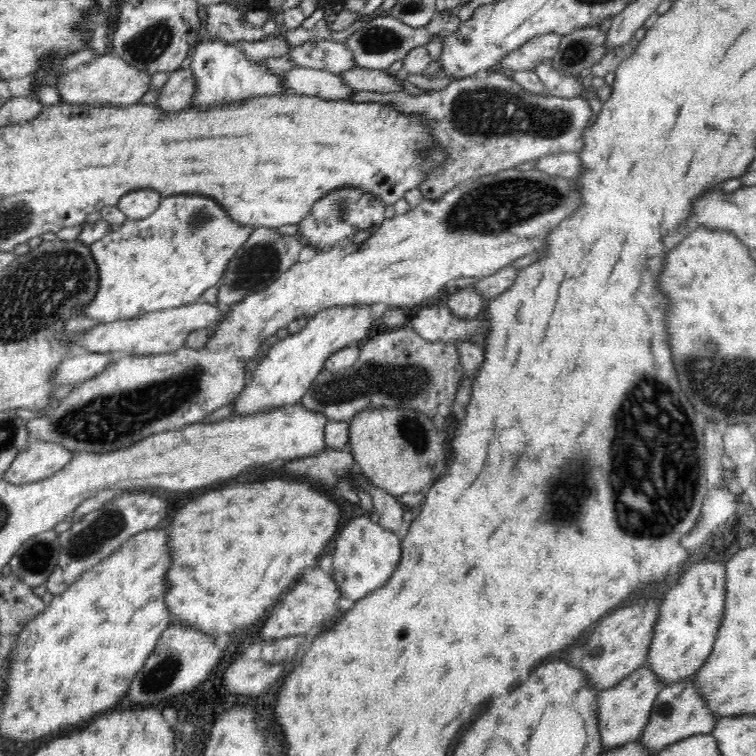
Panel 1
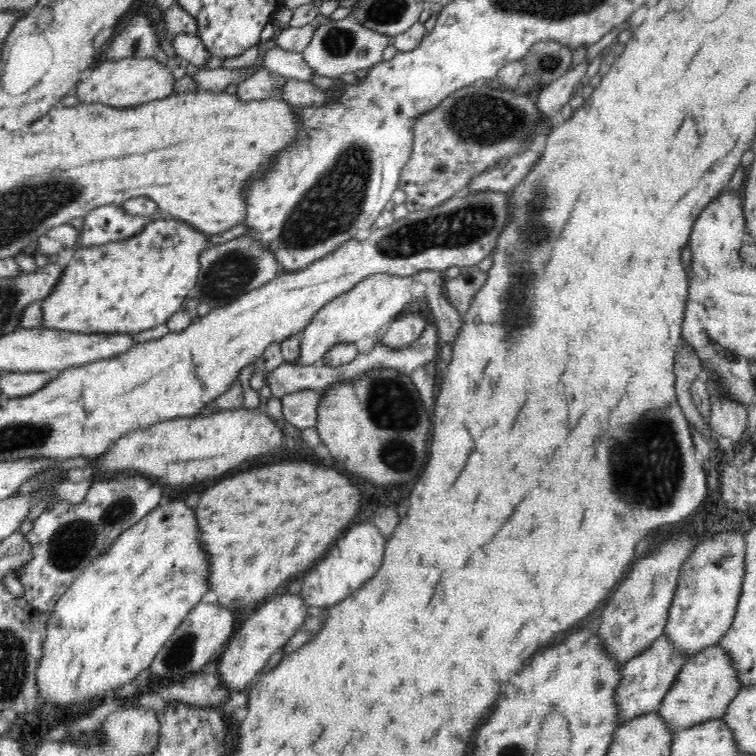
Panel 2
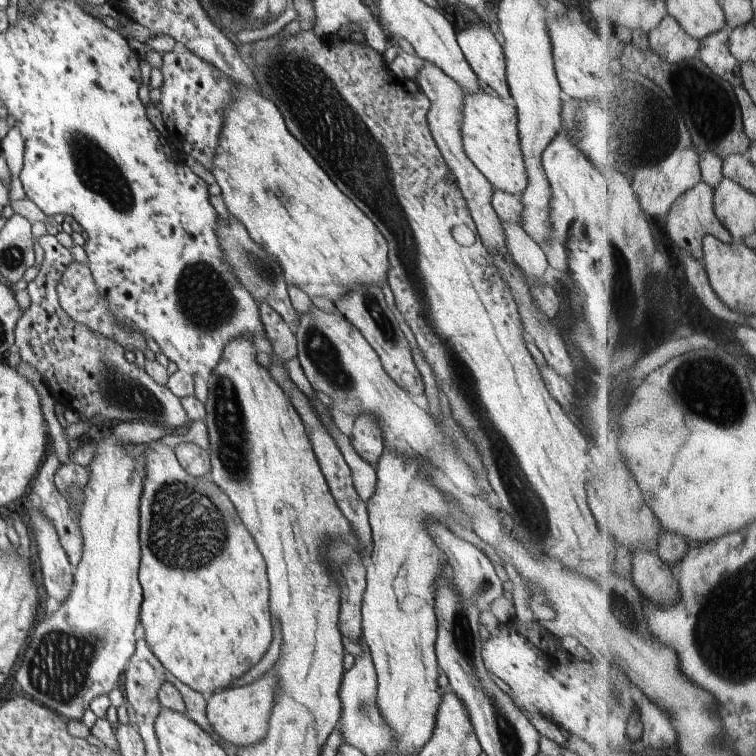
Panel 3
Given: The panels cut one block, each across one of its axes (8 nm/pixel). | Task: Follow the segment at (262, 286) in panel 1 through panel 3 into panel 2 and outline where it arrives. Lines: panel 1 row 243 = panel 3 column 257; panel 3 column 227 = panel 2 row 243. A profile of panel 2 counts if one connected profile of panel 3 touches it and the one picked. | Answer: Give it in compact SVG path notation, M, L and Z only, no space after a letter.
M248 234L234 238L216 246L209 246L200 254L200 272L194 290L194 296L205 302L210 308L228 306L239 296L268 285L277 278L280 270L275 256L263 247L261 242Z

